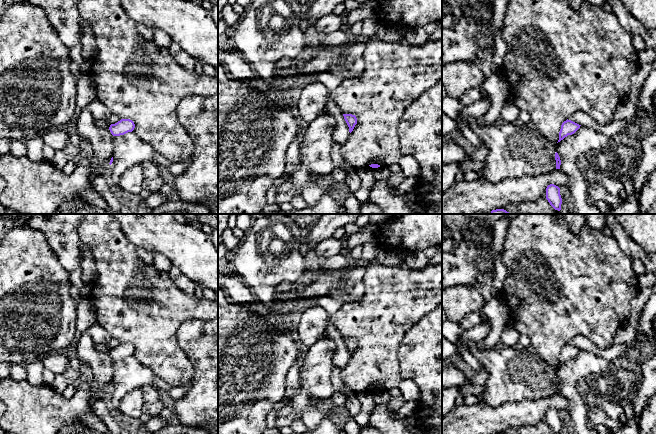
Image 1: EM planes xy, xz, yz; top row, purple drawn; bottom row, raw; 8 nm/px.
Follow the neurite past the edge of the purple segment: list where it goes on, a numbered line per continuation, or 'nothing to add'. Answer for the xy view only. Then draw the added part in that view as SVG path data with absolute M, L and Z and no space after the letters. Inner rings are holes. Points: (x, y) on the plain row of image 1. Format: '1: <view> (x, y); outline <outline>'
nothing to add

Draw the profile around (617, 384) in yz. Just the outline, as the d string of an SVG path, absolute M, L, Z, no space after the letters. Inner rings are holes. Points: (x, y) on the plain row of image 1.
M612 367L607 372L582 383L582 389L593 391L611 401L632 403L641 380L640 371Z

